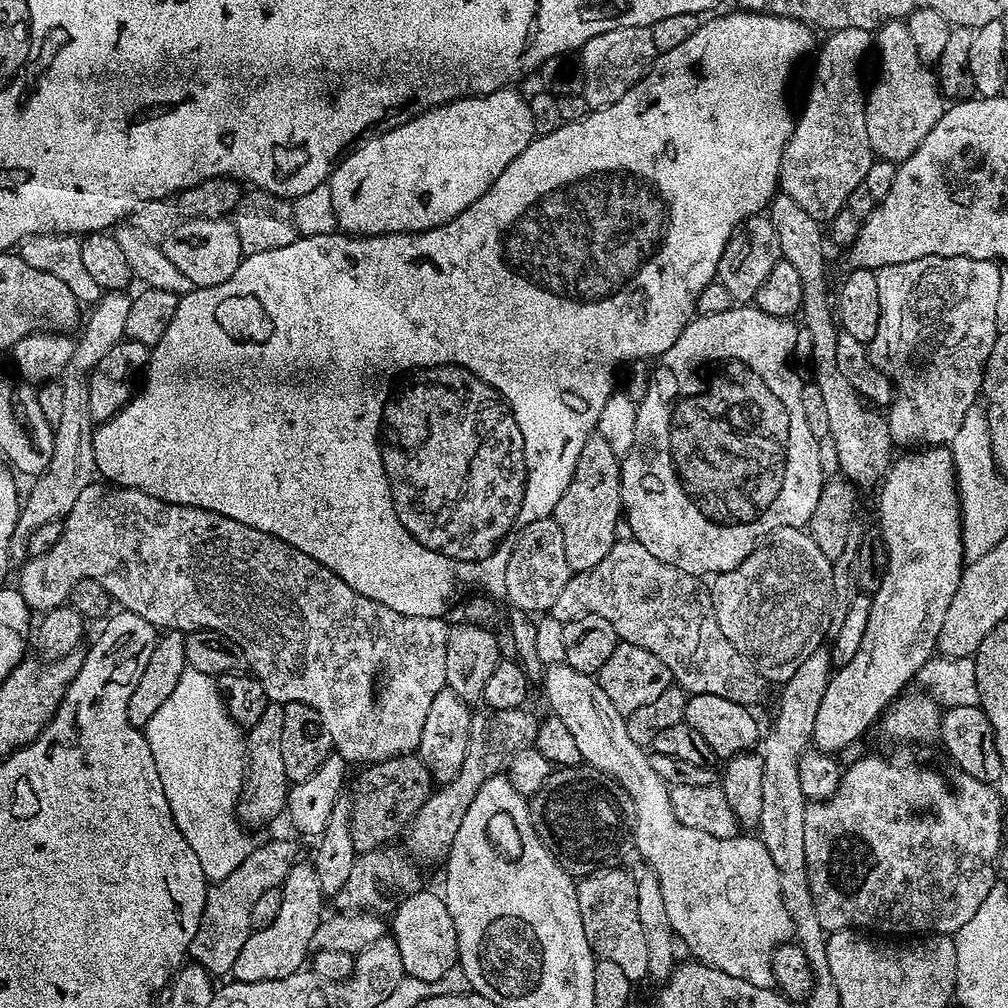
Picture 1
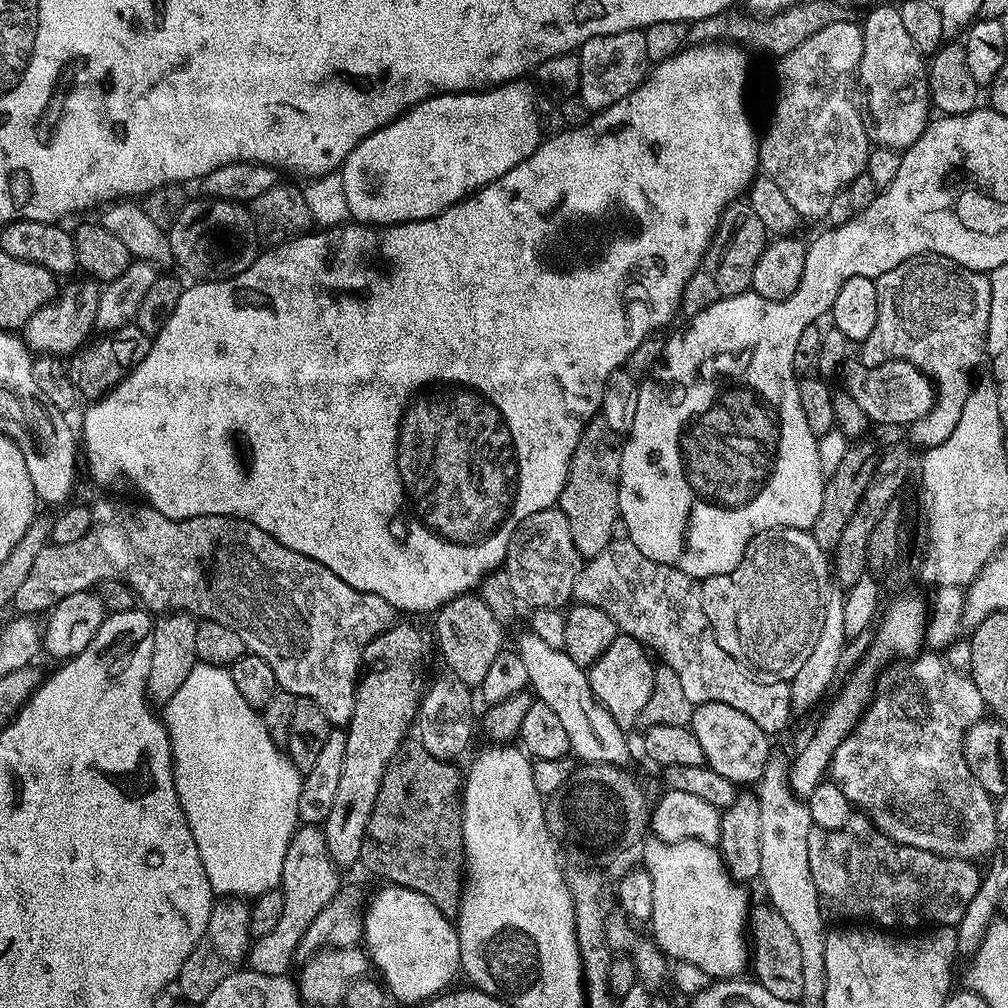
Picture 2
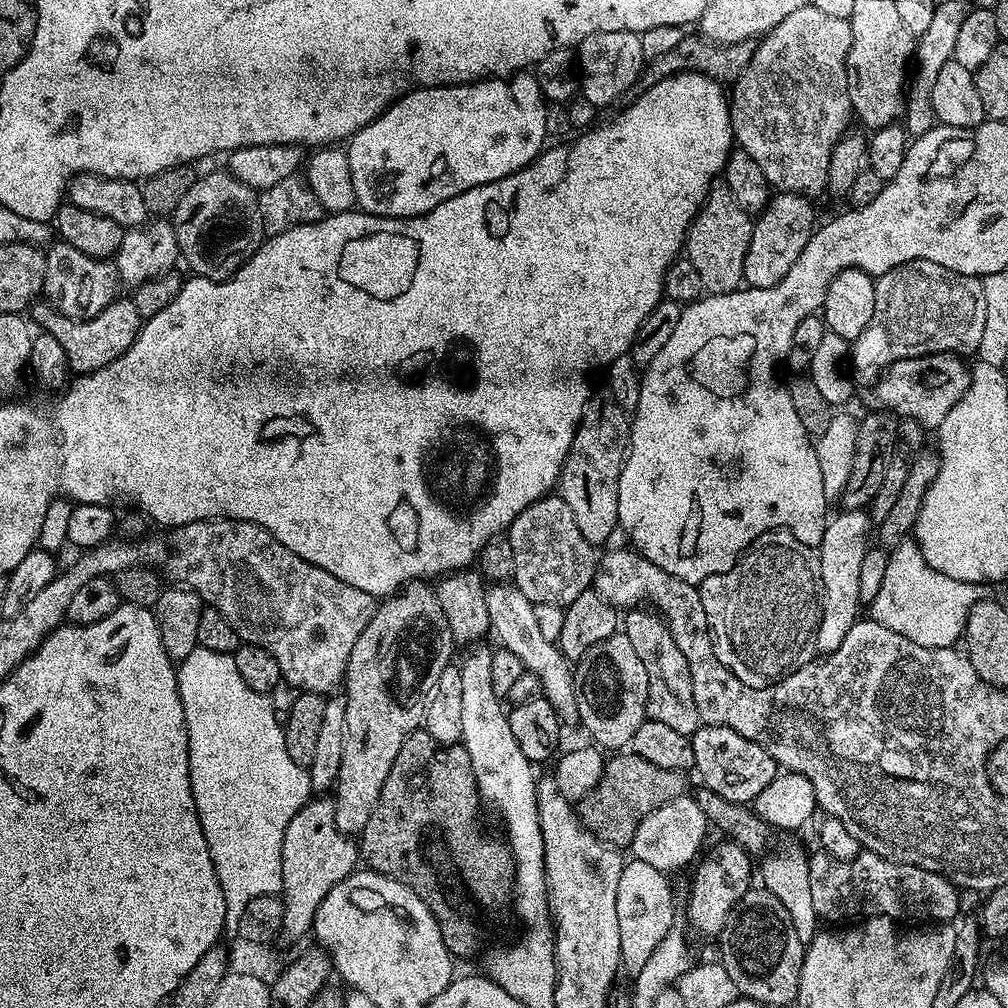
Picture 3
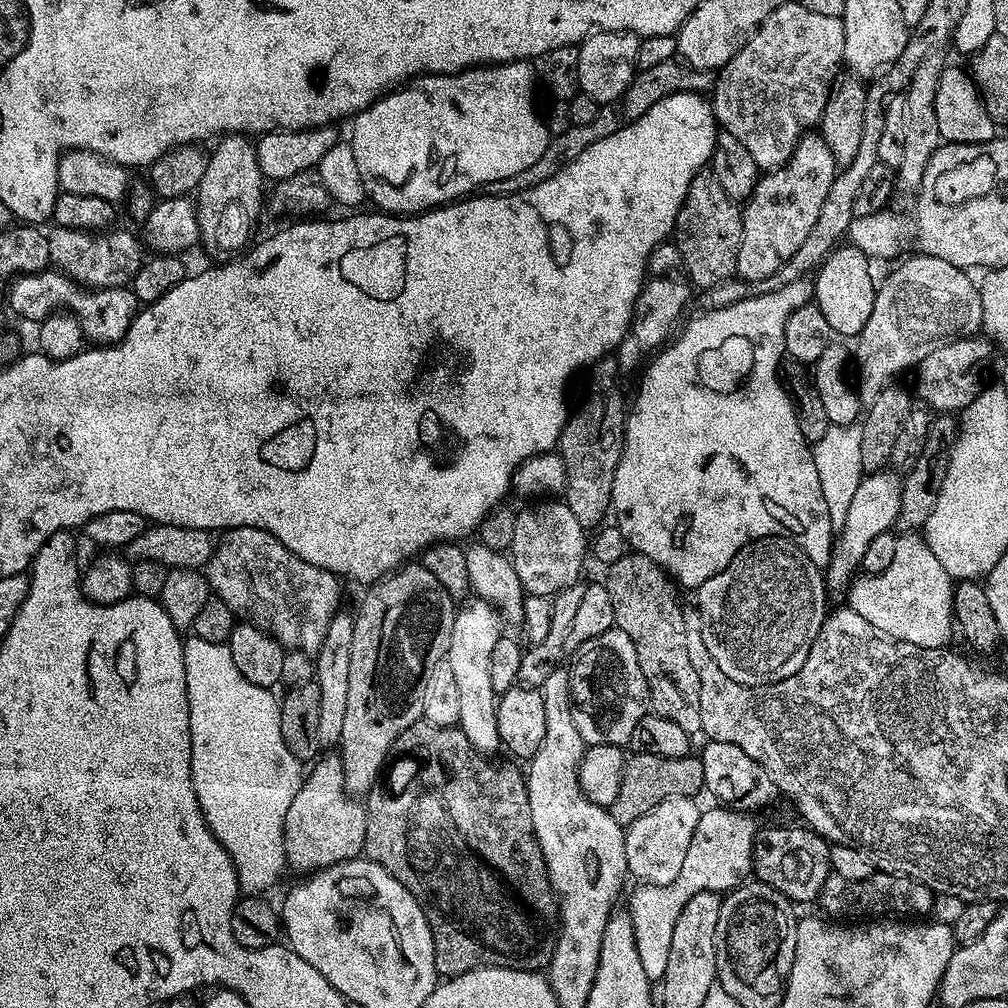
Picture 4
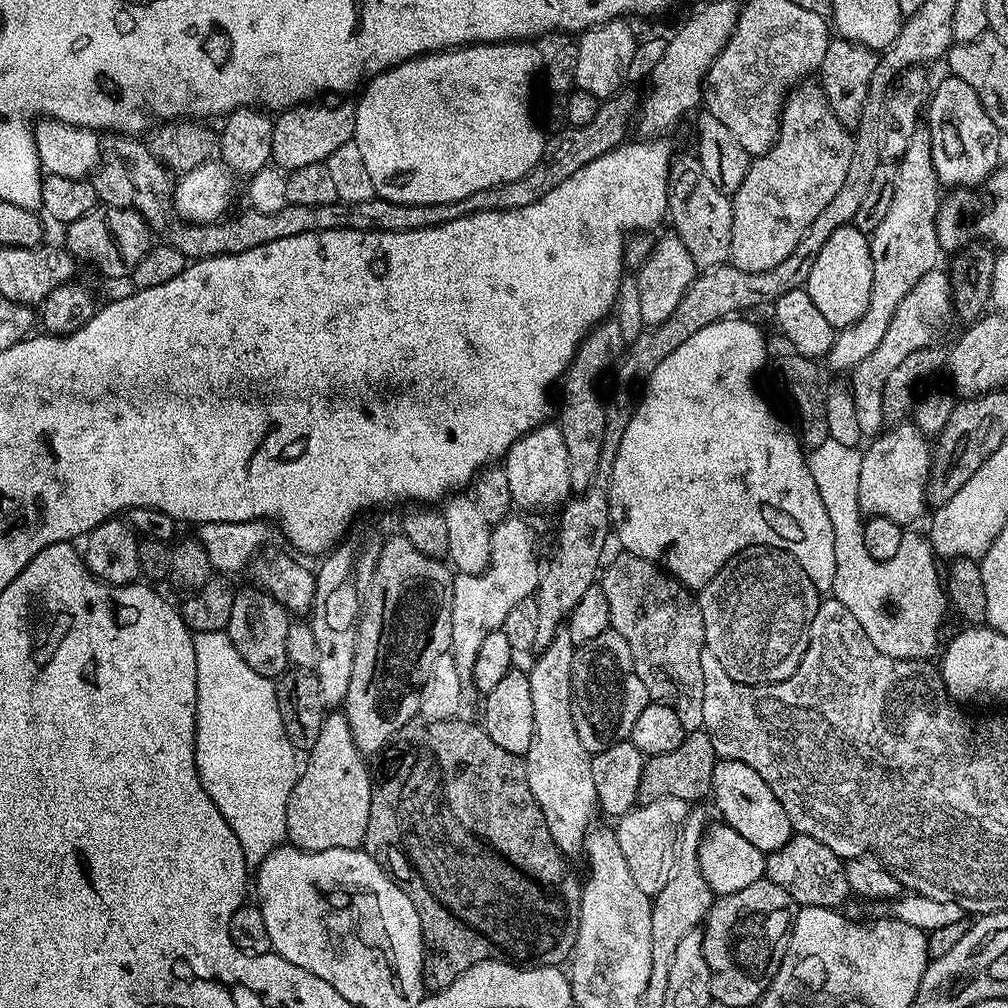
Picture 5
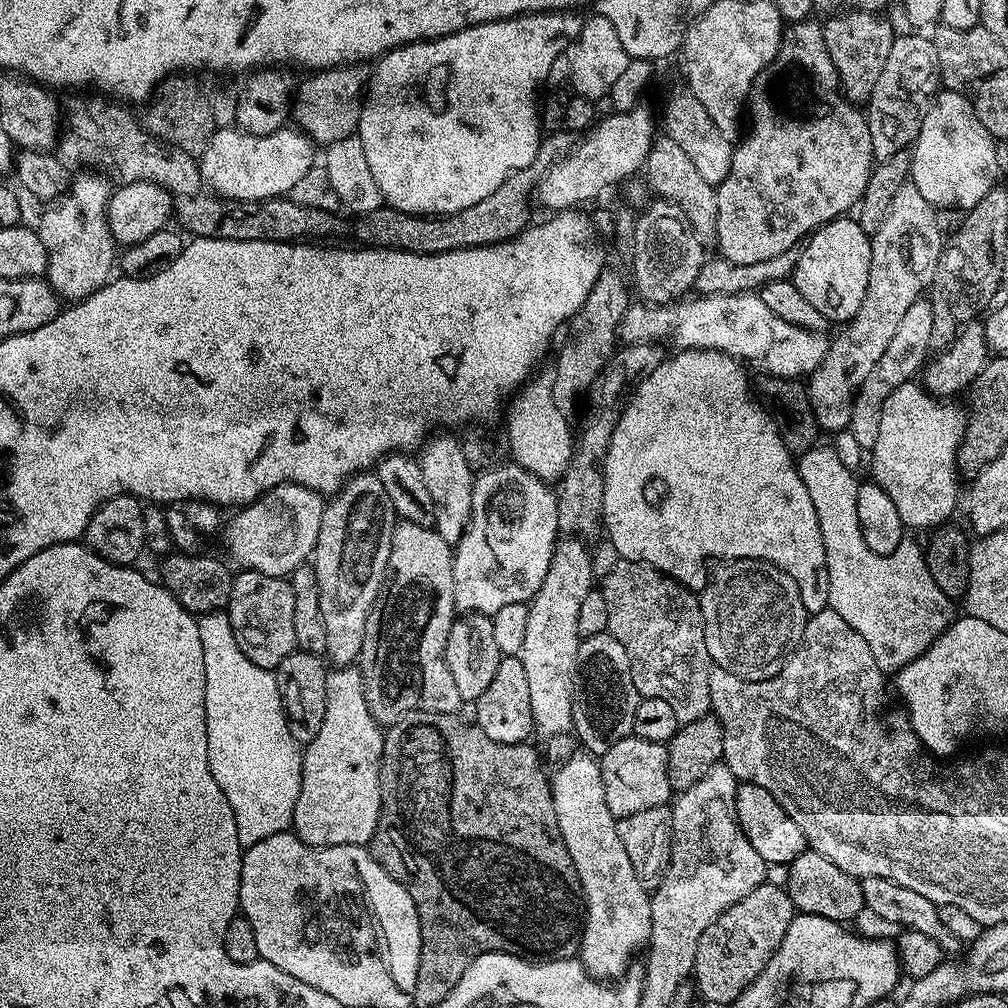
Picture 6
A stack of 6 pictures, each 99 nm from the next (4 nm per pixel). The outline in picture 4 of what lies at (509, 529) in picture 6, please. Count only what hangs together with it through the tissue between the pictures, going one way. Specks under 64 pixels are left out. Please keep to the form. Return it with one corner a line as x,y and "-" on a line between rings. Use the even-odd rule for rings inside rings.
472,598
465,608
461,607
454,618
454,630
450,634
447,660
458,686
460,722
458,727
478,751
485,754
501,751
502,745
496,721
498,694
490,686
490,654
502,635
499,612
484,600

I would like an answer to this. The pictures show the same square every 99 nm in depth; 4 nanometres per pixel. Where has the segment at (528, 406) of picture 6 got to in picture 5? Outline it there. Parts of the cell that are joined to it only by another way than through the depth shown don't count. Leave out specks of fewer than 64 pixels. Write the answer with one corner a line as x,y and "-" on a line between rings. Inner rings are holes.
545,422
523,435
503,457
513,503
517,507
544,510
563,505
572,494
569,454
559,425

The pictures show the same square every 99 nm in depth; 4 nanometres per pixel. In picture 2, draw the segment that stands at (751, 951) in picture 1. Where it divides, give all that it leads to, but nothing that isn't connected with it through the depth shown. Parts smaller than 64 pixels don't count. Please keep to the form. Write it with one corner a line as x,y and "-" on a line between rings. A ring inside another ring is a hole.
525,630
514,644
515,651
520,653
531,691
558,718
566,729
566,738
570,738
570,749
581,761
589,764
627,765
628,740
625,729
619,728
612,715
604,709
590,688
588,673
568,657
563,648
549,646
531,630
-
655,838
643,848
642,864
654,886
651,939
669,958
677,956
677,961
703,965
708,956
706,964
713,977
739,977
743,973
740,971
750,964
750,941
746,935
750,903
740,889
743,887
728,875
719,851
701,840
665,844

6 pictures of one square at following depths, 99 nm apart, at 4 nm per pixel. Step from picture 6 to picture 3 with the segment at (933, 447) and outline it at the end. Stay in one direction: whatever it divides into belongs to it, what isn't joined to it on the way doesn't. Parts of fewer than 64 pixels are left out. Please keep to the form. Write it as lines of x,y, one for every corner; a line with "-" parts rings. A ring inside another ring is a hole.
840,510
828,521
822,534
820,553
820,625
816,639
817,653
833,652
846,638
850,626
854,626
861,615
860,591
858,590
858,566
862,566
862,558
866,558
870,541
868,541
868,515
864,510

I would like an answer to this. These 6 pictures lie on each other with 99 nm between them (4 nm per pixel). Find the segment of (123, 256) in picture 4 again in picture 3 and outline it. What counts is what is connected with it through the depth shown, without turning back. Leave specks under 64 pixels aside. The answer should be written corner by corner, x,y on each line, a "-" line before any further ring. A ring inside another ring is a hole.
63,242
53,243
47,249
46,259
48,265
44,271
44,288
52,295
49,296
51,303
59,308
62,315
72,320
89,320
117,299
116,288
121,287
120,271
111,259
99,260

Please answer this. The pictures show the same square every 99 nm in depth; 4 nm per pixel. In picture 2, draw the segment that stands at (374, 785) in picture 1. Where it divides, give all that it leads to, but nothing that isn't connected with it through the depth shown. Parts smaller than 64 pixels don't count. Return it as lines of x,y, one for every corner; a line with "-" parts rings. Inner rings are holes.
409,739
404,745
396,751
396,756
389,762
386,774
382,778
382,786
378,792
378,802
374,806
374,814
368,823
368,834
365,839
360,858
363,867
368,867
376,876
381,876
381,881
387,882
392,886
401,888
409,888
415,892
421,892
426,898
430,898
430,902
434,902
434,906
438,906
438,910
442,910
445,916
452,918
459,913
460,895
464,893
464,885
466,883
466,865
464,863
464,817
462,815
462,772
456,769
455,763
447,760
439,760
430,754
430,750
426,750
426,746
420,743
419,739

